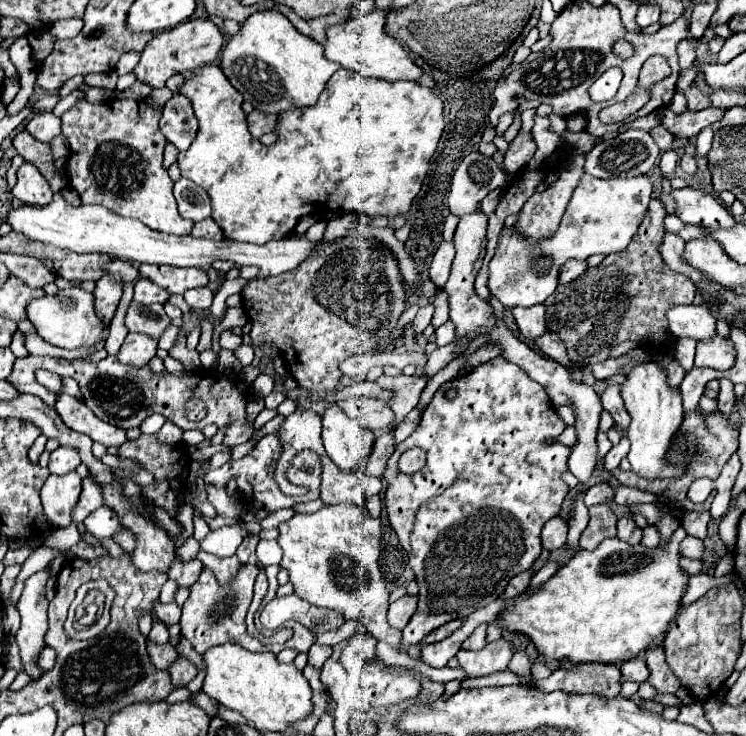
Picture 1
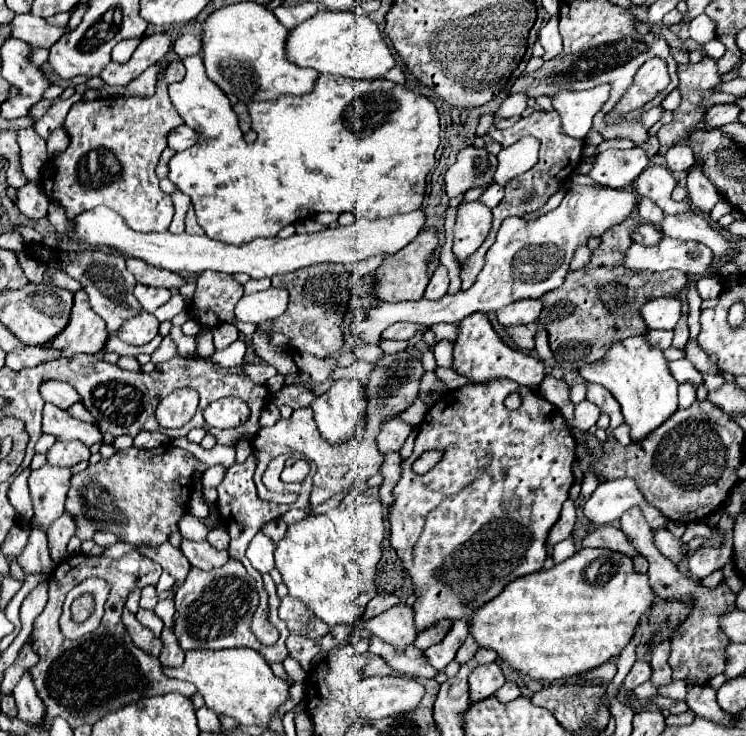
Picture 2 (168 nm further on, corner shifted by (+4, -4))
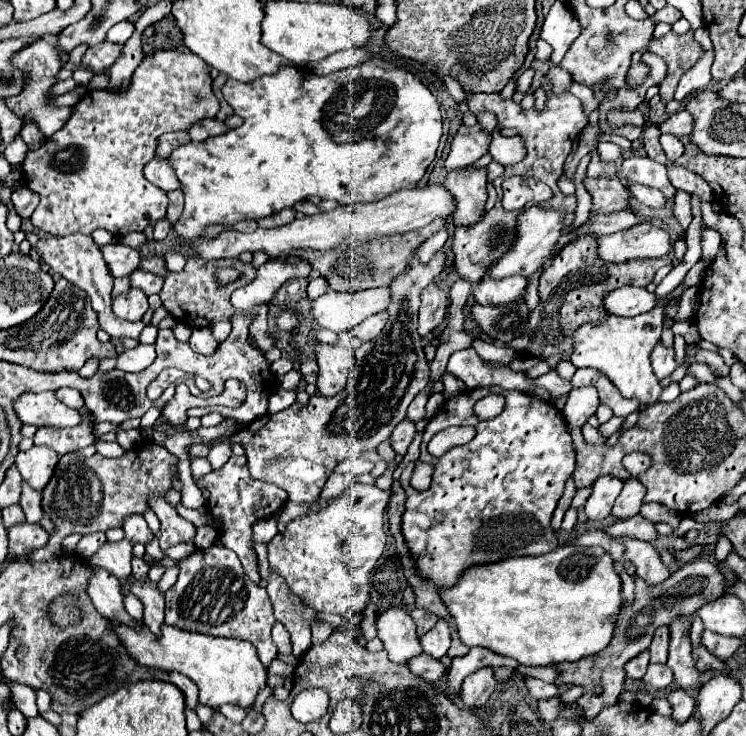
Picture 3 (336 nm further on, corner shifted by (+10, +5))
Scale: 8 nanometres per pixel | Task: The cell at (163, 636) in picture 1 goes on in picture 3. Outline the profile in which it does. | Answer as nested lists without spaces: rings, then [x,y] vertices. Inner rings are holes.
[[[127,595],[123,603],[125,603],[127,613],[129,613],[133,619],[137,619],[137,621],[143,619],[143,603],[141,603],[135,595]]]

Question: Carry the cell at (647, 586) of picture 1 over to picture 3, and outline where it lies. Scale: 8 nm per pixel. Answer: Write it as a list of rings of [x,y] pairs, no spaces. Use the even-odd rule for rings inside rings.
[[[573,545],[557,547],[541,557],[517,557],[503,563],[473,567],[463,573],[461,581],[441,591],[443,603],[449,607],[457,623],[459,637],[467,647],[485,647],[497,655],[511,657],[521,665],[557,665],[595,655],[609,645],[619,613],[623,609],[621,577],[615,571],[615,561],[603,547],[585,547],[573,553]]]

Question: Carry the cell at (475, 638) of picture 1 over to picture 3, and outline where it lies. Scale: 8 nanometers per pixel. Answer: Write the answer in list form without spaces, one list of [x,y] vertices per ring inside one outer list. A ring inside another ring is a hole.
[[[453,629],[453,643],[451,643],[451,649],[447,651],[447,655],[449,655],[449,657],[459,657],[459,655],[467,655],[467,651],[469,651],[469,647],[461,643],[457,631]]]

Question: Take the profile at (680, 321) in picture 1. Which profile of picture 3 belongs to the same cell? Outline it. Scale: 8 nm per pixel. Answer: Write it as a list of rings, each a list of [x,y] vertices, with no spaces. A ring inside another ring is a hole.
[[[631,285],[611,291],[605,299],[605,309],[611,315],[619,317],[635,317],[645,311],[651,311],[657,305],[659,297],[655,293],[647,291],[645,287],[631,287]]]

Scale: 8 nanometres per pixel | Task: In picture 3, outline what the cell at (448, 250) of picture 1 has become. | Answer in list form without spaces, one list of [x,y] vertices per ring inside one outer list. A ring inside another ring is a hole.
[[[429,283],[425,291],[421,291],[421,307],[419,307],[419,335],[425,337],[433,329],[441,325],[447,315],[447,293],[437,285]]]

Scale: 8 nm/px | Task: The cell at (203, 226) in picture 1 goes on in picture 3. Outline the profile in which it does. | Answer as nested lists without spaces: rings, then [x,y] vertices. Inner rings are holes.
[[[169,191],[169,207],[167,207],[167,219],[175,225],[183,213],[183,191]]]

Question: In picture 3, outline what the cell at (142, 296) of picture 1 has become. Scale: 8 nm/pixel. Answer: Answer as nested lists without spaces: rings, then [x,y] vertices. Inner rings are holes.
[[[133,271],[131,273],[131,287],[139,287],[145,295],[153,295],[159,293],[163,287],[163,279],[159,275],[147,273],[147,271]]]

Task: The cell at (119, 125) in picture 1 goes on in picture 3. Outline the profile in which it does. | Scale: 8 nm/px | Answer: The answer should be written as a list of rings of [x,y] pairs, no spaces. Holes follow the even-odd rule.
[[[157,51],[153,57],[145,57],[135,69],[125,91],[89,91],[75,107],[71,107],[71,117],[63,129],[49,137],[37,151],[29,151],[23,161],[25,183],[41,197],[39,207],[31,215],[31,223],[51,235],[91,235],[95,229],[103,227],[113,235],[123,237],[133,231],[143,231],[147,225],[155,225],[163,219],[169,197],[143,177],[143,167],[153,159],[159,135],[167,131],[187,131],[195,121],[215,117],[219,101],[211,91],[211,83],[209,67],[197,55]]]

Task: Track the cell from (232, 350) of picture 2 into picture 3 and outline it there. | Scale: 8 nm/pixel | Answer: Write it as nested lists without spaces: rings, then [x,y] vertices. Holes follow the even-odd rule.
[[[203,327],[203,329],[193,329],[191,339],[189,339],[189,345],[193,347],[193,351],[197,351],[201,355],[211,355],[219,343],[213,337],[211,329],[209,327]]]

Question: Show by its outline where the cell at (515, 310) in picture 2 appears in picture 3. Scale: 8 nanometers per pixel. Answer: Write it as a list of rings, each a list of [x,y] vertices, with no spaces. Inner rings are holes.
[[[521,275],[497,279],[483,279],[475,289],[475,301],[479,305],[505,305],[519,301],[525,293],[527,279]]]

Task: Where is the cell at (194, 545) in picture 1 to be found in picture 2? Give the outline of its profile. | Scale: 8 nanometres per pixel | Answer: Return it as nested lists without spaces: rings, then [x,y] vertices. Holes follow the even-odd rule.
[[[187,512],[185,528],[179,528],[179,532],[183,538],[189,538],[189,540],[205,540],[207,538],[205,524],[199,518],[195,518],[191,512]]]

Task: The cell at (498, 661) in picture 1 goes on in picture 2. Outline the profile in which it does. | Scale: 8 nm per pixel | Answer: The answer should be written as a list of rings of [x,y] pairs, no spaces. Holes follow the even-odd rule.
[[[485,664],[475,668],[469,676],[471,700],[485,700],[495,696],[495,692],[505,684],[505,676],[497,664]]]

